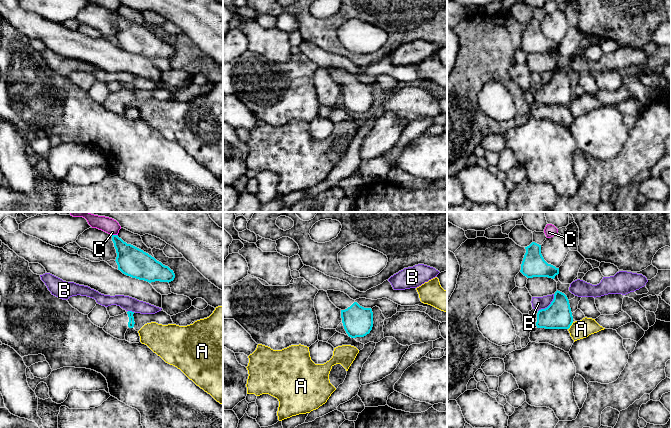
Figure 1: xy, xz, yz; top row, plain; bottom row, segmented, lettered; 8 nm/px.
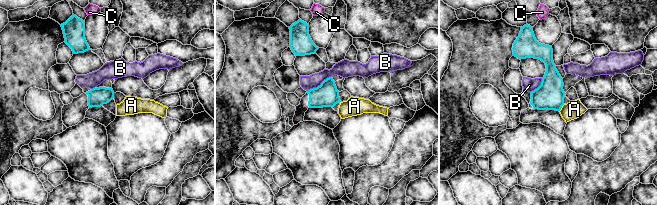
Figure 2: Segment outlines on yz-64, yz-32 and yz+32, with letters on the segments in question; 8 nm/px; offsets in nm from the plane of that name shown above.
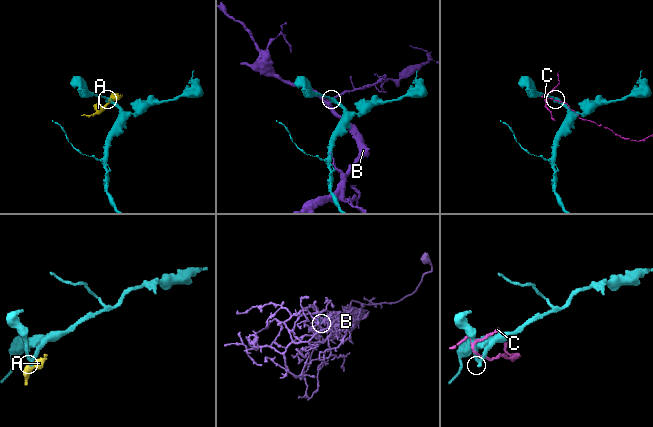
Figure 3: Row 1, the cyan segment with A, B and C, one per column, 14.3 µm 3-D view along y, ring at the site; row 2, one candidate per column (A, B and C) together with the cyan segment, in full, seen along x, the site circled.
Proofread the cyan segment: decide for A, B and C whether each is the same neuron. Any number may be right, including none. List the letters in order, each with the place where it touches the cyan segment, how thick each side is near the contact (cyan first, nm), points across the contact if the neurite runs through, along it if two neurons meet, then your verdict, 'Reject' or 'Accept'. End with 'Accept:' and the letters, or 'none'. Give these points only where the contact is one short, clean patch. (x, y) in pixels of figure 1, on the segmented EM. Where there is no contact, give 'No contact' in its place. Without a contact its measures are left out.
A: Touches cyan at yz (570, 325). Thickness 220 nm (cyan) against 150 nm. Boundary: yz (573, 322), (568, 329). Reject
B: Touches cyan at yz (549, 305). Thickness 220 nm (cyan) against 110 nm. Boundary: yz (554, 294), (553, 300), (546, 307), (538, 311). Reject
C: Touches cyan at xy (115, 235). Thickness 240 nm (cyan) against 120 nm. Reject
Accept: none

